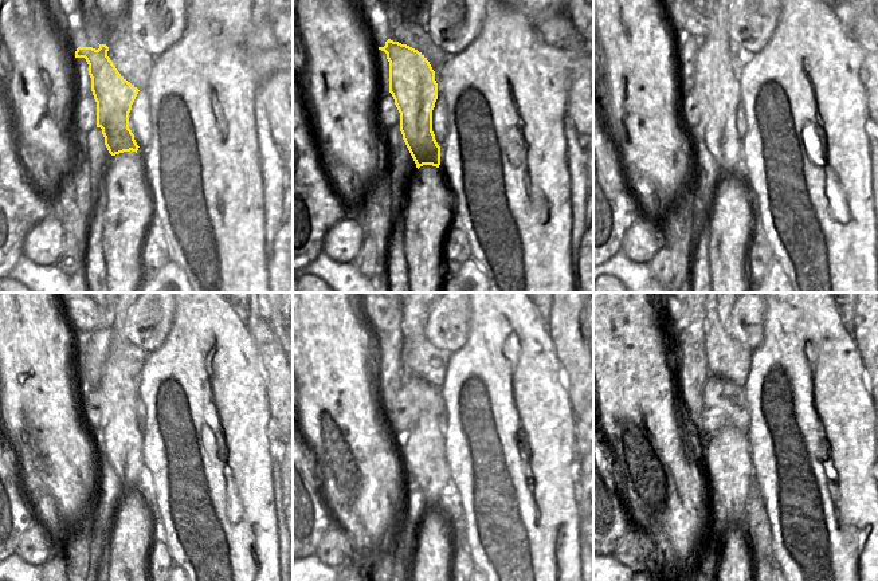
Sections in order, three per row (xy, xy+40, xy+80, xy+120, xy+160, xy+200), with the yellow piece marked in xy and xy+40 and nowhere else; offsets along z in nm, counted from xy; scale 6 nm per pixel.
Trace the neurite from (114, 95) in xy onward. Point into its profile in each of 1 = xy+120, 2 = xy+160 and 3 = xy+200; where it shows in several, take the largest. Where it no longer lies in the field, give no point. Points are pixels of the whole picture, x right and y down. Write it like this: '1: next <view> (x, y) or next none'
1: next xy+120 (120, 442)
2: next xy+160 (422, 450)
3: next xy+200 (725, 458)

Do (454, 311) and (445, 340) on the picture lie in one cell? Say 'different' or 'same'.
same

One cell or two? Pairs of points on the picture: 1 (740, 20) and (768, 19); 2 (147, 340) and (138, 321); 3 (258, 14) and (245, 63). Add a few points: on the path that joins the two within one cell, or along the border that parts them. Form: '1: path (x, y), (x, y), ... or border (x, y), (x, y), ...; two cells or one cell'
1: path (747, 20), (761, 19); one cell
2: path (144, 336), (138, 330), (138, 325); one cell
3: border (214, 27), (219, 35), (240, 44); two cells

